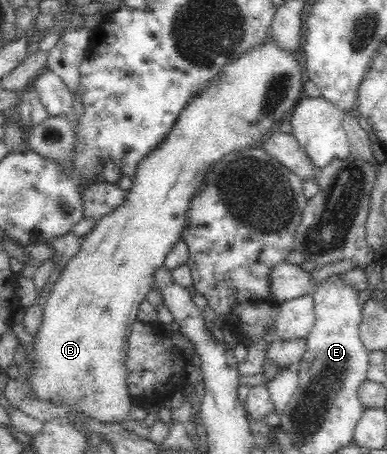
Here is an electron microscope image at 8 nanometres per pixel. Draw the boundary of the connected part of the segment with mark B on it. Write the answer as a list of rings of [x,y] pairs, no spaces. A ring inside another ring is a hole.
[[[267,32],[267,38],[259,46],[245,50],[239,58],[225,64],[223,70],[217,72],[199,94],[195,94],[165,134],[165,140],[137,164],[132,185],[125,191],[125,202],[96,220],[91,231],[82,237],[79,251],[59,272],[43,308],[43,321],[35,334],[35,350],[32,352],[35,368],[31,372],[31,384],[37,398],[74,406],[99,422],[123,426],[133,420],[130,412],[135,407],[133,396],[129,394],[125,367],[128,337],[138,320],[140,305],[155,284],[155,271],[165,268],[167,253],[181,239],[188,223],[190,202],[196,197],[210,168],[229,153],[261,146],[265,134],[271,134],[277,120],[291,112],[305,96],[305,80],[299,54],[277,46]]]

